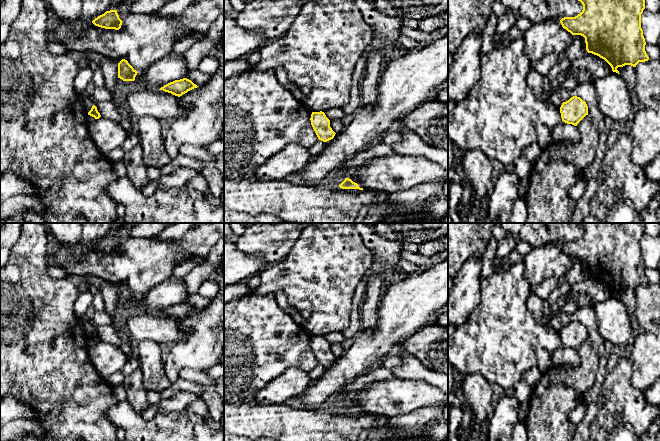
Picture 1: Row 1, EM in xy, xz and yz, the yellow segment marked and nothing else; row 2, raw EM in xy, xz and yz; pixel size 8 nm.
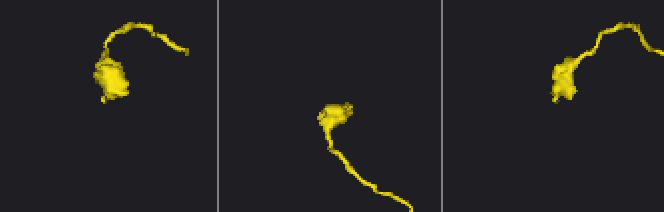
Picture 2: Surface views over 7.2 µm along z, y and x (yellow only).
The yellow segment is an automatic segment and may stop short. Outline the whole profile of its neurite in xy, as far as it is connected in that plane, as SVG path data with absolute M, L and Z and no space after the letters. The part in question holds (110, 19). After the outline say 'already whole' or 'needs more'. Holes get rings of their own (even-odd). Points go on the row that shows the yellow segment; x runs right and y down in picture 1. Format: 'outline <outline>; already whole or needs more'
outline M117 10L106 11L104 14L98 16L92 21L95 26L115 30L121 28L122 22L123 21L119 18Z; already whole

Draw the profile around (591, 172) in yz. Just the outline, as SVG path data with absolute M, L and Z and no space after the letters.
M602 132L599 134L599 143L596 149L596 154L593 162L584 169L583 176L587 179L597 178L601 166L605 161L607 148L607 132Z

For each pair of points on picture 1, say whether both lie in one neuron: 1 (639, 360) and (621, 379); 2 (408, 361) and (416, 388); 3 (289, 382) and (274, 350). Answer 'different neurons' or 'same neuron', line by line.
1: different neurons
2: different neurons
3: different neurons

